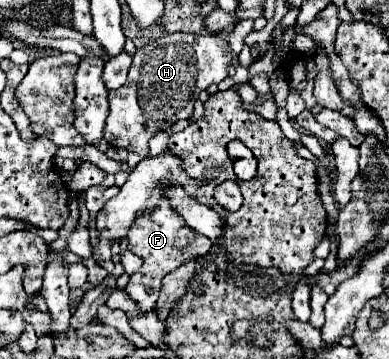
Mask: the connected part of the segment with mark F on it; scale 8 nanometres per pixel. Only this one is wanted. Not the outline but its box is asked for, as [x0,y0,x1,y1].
[124,198,212,312]

